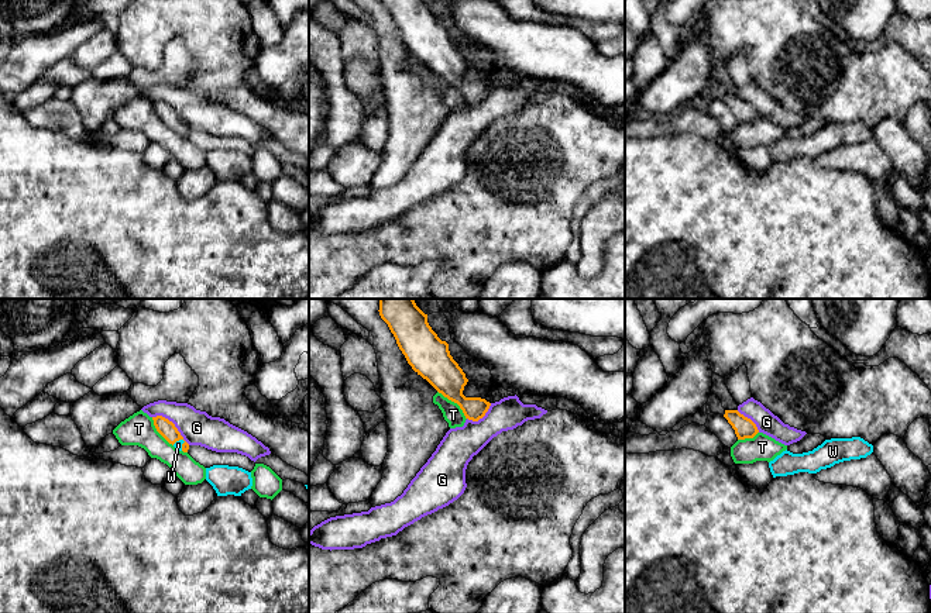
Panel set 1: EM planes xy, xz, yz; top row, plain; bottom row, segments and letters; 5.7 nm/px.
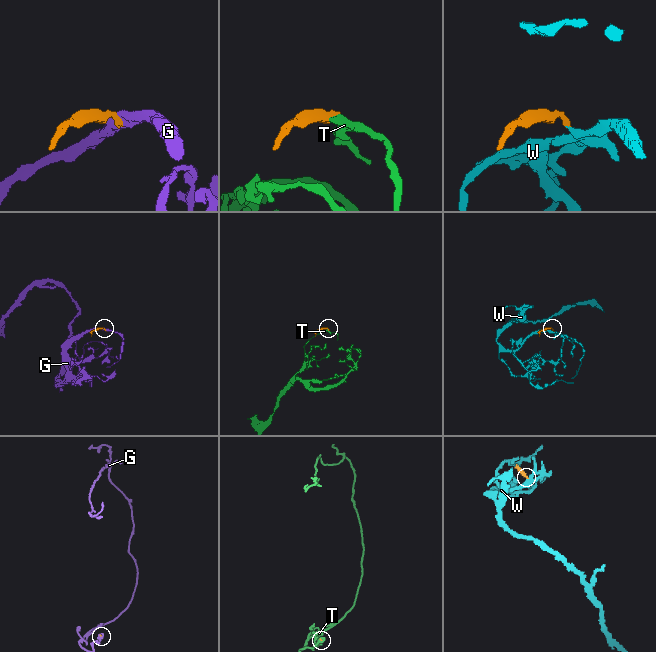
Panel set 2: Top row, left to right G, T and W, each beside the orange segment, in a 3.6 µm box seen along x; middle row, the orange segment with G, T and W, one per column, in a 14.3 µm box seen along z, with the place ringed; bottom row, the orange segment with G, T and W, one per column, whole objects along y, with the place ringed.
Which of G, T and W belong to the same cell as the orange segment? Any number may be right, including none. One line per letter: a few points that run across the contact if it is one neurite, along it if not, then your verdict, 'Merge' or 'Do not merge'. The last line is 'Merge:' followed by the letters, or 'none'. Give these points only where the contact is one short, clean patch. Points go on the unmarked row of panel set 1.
G: Line: xy (153, 100), (167, 102), (189, 128). Do not merge
T: Do not merge
W: Line: xy (167, 113), (178, 124), (178, 128). Merge
Merge: W

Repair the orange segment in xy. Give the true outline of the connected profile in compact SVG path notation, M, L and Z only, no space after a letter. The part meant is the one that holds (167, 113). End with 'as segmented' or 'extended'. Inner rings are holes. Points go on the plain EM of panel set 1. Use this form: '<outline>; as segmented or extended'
M162 100L152 101L157 116L176 134L188 137L189 128L183 124L172 106Z; extended

